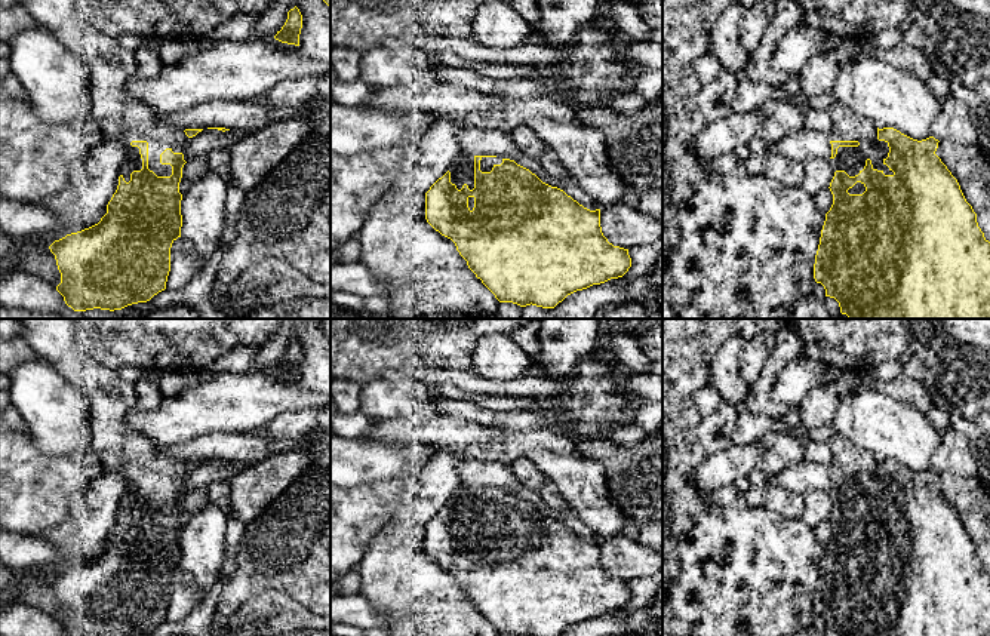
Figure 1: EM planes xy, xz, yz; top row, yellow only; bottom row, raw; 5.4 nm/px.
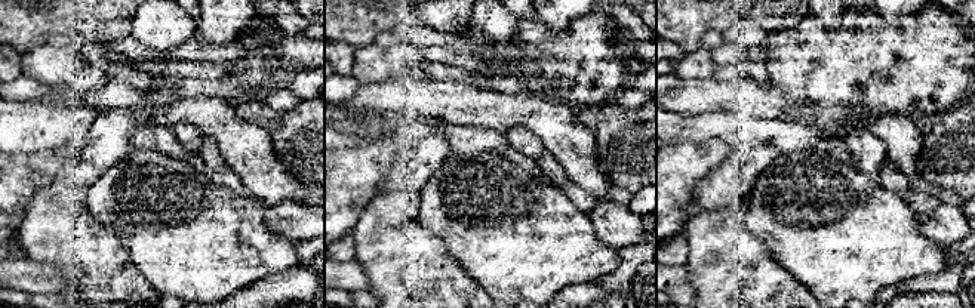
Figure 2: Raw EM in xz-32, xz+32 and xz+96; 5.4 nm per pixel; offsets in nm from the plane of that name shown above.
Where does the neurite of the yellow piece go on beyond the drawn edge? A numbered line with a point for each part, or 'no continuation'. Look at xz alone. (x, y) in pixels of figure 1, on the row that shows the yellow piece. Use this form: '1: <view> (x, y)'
1: xz (463, 172)

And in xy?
1: xy (120, 117)

